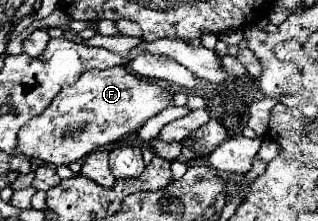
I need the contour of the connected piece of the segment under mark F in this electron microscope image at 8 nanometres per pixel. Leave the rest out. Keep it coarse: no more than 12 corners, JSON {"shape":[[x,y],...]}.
{"shape":[[129,66],[87,70],[19,130],[71,164],[137,132],[173,94]]}

